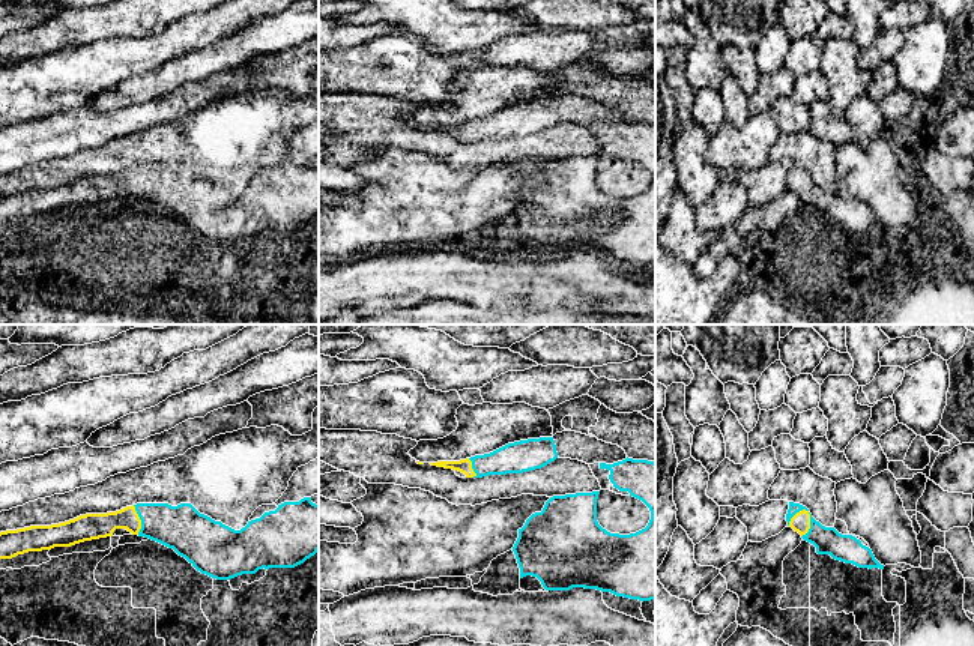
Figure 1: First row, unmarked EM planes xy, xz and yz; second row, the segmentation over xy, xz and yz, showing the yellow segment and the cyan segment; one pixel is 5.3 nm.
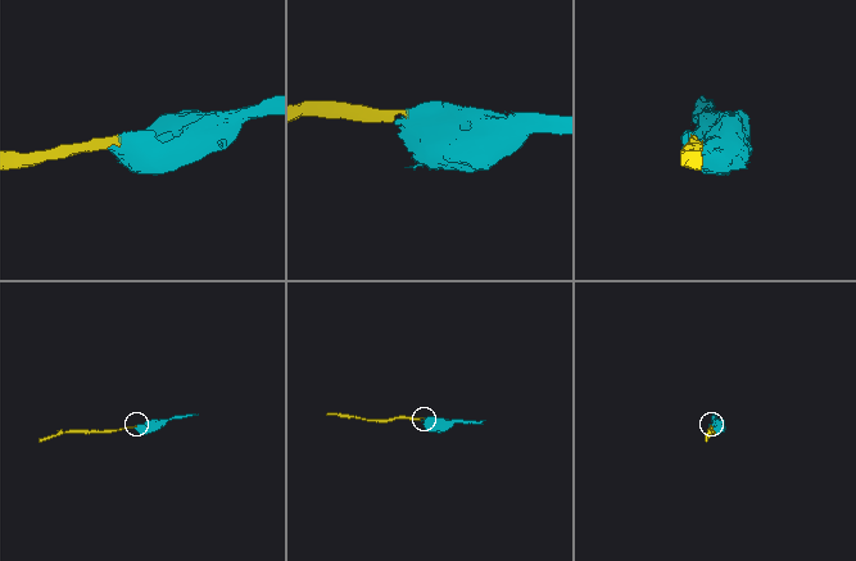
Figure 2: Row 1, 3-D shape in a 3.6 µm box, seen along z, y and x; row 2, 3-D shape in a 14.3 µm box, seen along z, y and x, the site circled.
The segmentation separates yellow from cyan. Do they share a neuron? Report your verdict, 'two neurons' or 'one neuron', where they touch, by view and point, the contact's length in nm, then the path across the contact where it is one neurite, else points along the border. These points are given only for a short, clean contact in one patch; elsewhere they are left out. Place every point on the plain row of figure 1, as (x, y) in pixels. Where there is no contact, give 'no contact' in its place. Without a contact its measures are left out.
one neuron | yz (809, 187) | 160 nm

